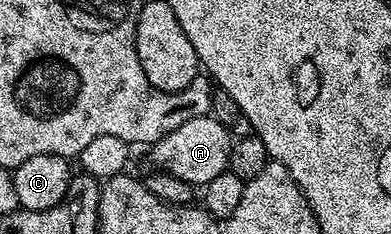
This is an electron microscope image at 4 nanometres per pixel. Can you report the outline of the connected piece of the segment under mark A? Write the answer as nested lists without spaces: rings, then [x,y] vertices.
[[[214,116],[188,120],[188,124],[180,124],[176,132],[164,136],[159,142],[153,143],[149,147],[150,158],[155,162],[157,169],[164,174],[180,176],[180,180],[189,182],[195,188],[205,188],[209,182],[216,180],[216,176],[224,173],[230,165],[230,144],[232,134],[226,131],[226,126],[222,122],[217,122]]]

